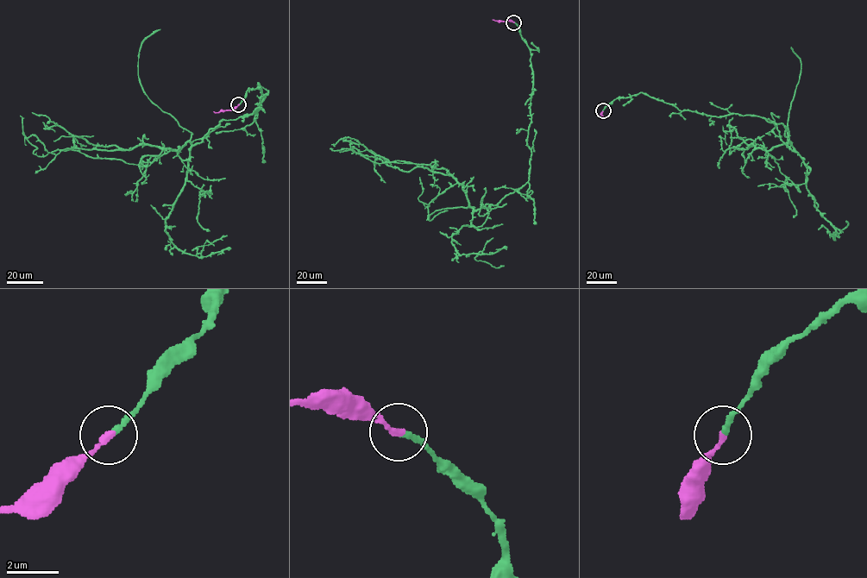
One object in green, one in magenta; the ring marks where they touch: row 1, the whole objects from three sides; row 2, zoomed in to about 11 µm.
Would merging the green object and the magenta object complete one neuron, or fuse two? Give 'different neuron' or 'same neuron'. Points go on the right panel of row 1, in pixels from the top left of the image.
same neuron

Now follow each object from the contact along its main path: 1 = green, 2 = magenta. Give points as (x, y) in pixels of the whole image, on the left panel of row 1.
1: (239, 104), (258, 83), (256, 111), (138, 165), (72, 149), (38, 156), (20, 116)
2: (239, 104), (231, 109), (213, 111)

